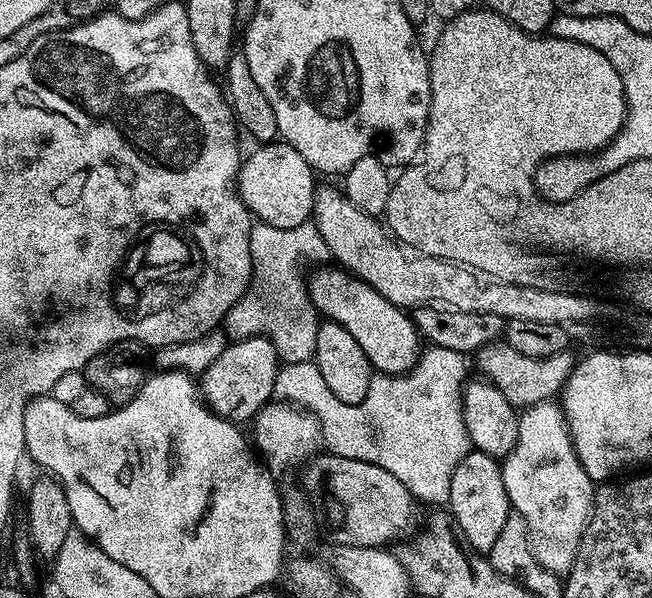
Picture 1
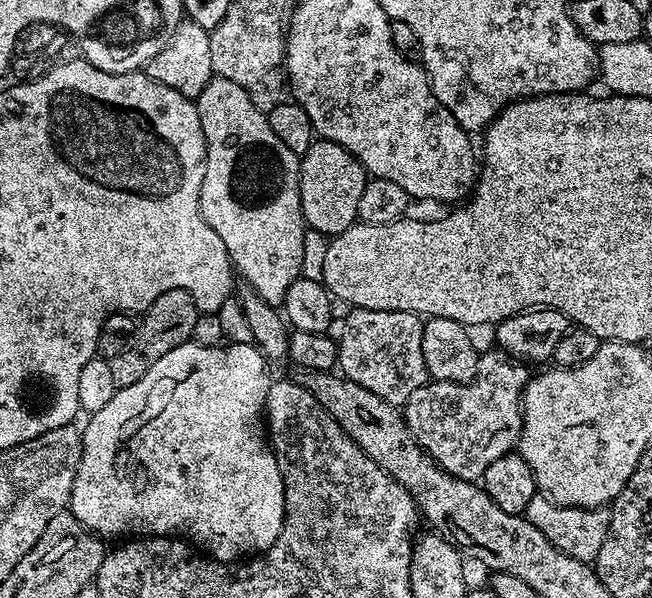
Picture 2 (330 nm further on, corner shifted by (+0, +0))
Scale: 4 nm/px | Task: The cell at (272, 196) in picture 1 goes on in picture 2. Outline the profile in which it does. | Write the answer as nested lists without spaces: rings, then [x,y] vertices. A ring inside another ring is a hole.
[[[317,139],[300,156],[300,201],[305,225],[331,238],[357,223],[358,201],[369,179],[354,154],[334,142]]]

